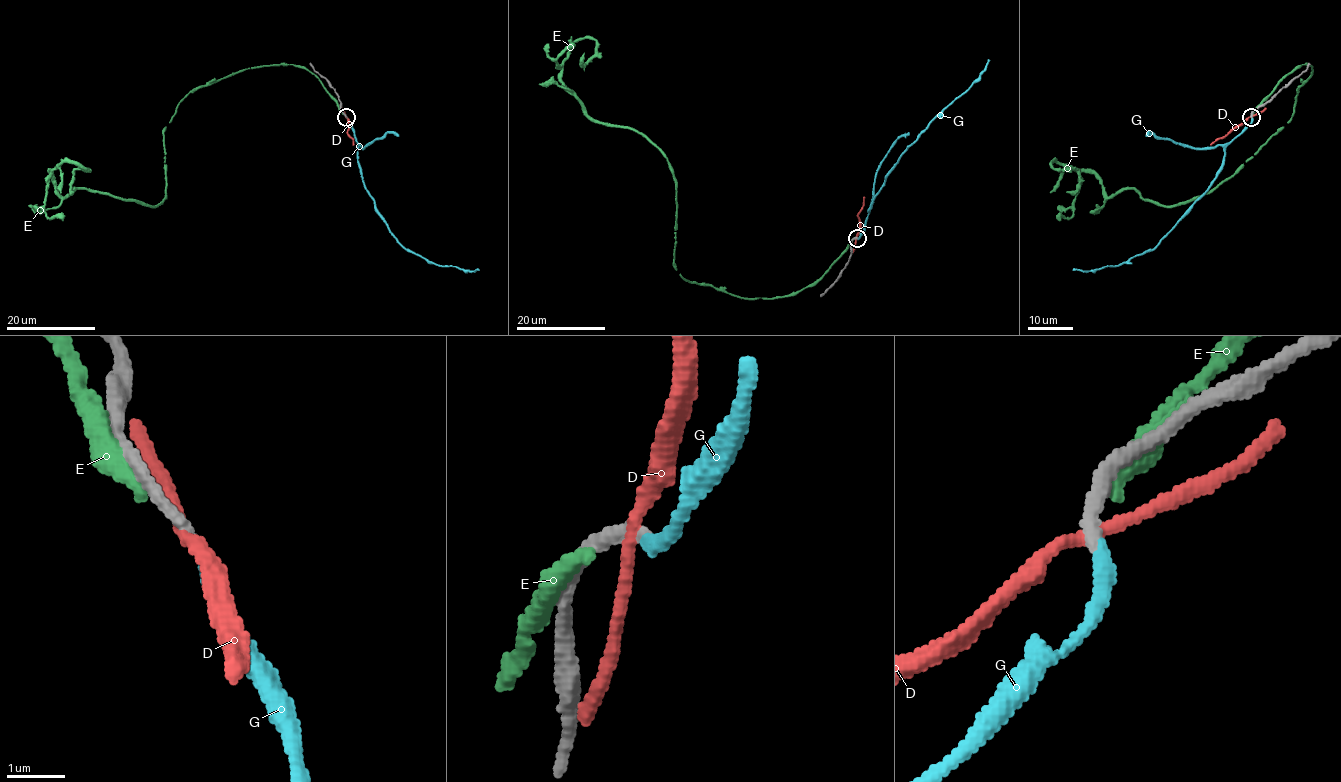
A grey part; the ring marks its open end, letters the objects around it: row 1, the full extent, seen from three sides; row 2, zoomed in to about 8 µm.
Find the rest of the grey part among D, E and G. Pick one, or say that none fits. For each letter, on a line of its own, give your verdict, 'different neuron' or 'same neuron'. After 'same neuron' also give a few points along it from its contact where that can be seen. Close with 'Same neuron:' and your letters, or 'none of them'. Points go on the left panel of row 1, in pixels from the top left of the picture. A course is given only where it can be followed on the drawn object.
D: different neuron
E: different neuron
G: same neuron | via (347, 117), (358, 147), (363, 186), (389, 232), (407, 250), (438, 265), (477, 270)
Same neuron: G

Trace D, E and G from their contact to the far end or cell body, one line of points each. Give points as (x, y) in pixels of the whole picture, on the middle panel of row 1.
D: (856, 238), (864, 196)
E: (852, 241), (787, 296), (686, 281), (665, 156), (590, 117), (560, 80), (592, 38), (583, 66), (584, 52)
G: (857, 239), (874, 197), (900, 156), (979, 77), (988, 59)

